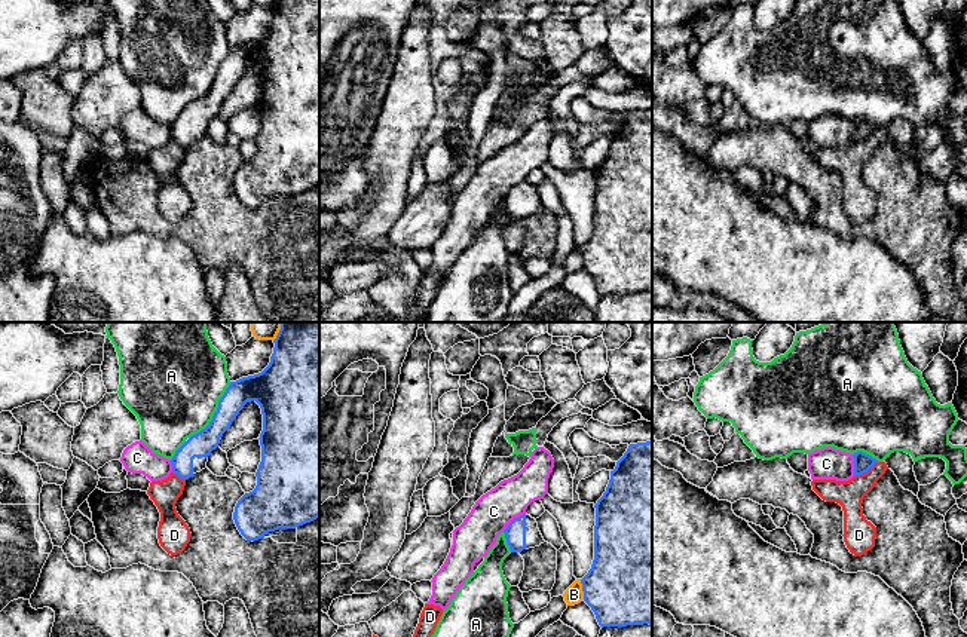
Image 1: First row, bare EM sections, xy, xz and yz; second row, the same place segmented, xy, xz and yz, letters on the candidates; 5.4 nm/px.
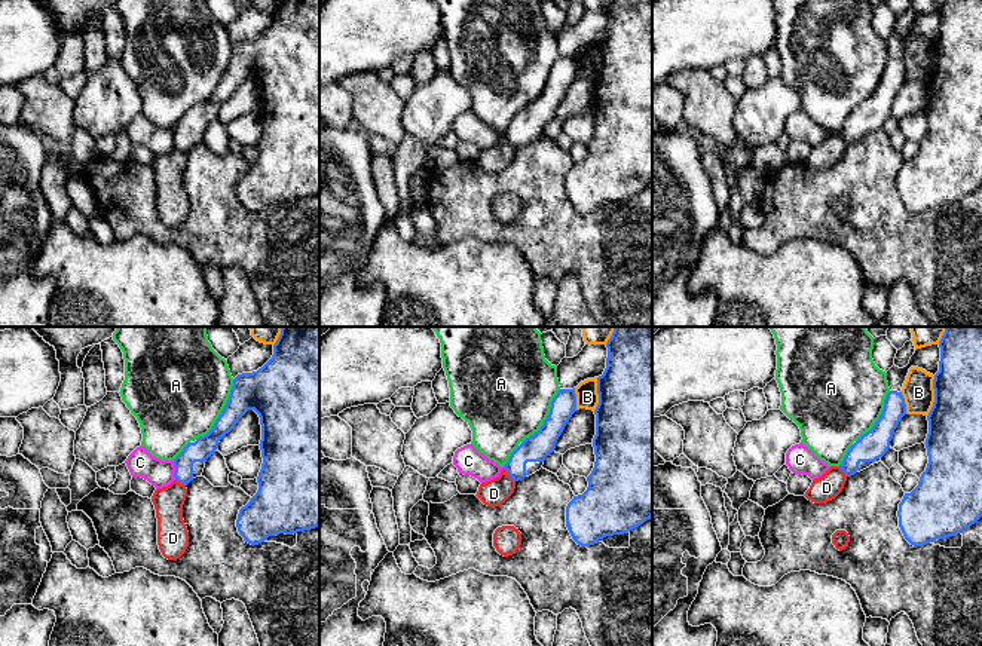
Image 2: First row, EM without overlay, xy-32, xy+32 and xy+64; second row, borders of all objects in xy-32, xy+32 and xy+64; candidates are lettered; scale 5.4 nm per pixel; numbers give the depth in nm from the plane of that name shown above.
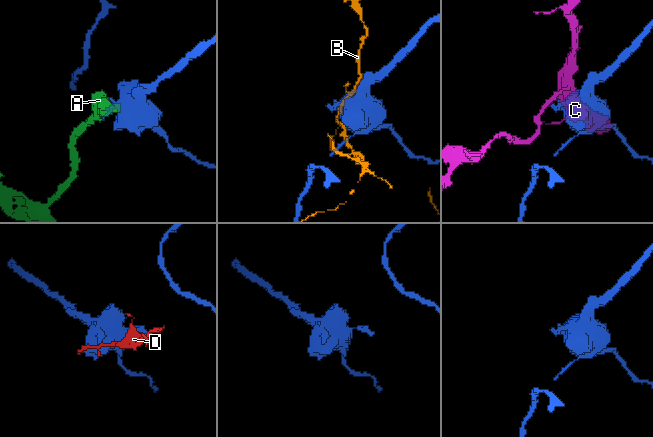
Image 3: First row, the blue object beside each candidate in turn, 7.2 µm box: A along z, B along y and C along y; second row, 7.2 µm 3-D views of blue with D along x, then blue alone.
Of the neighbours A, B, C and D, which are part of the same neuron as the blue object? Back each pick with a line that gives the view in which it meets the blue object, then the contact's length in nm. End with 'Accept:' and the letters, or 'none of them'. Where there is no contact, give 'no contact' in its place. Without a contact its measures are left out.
Accept: none of them

